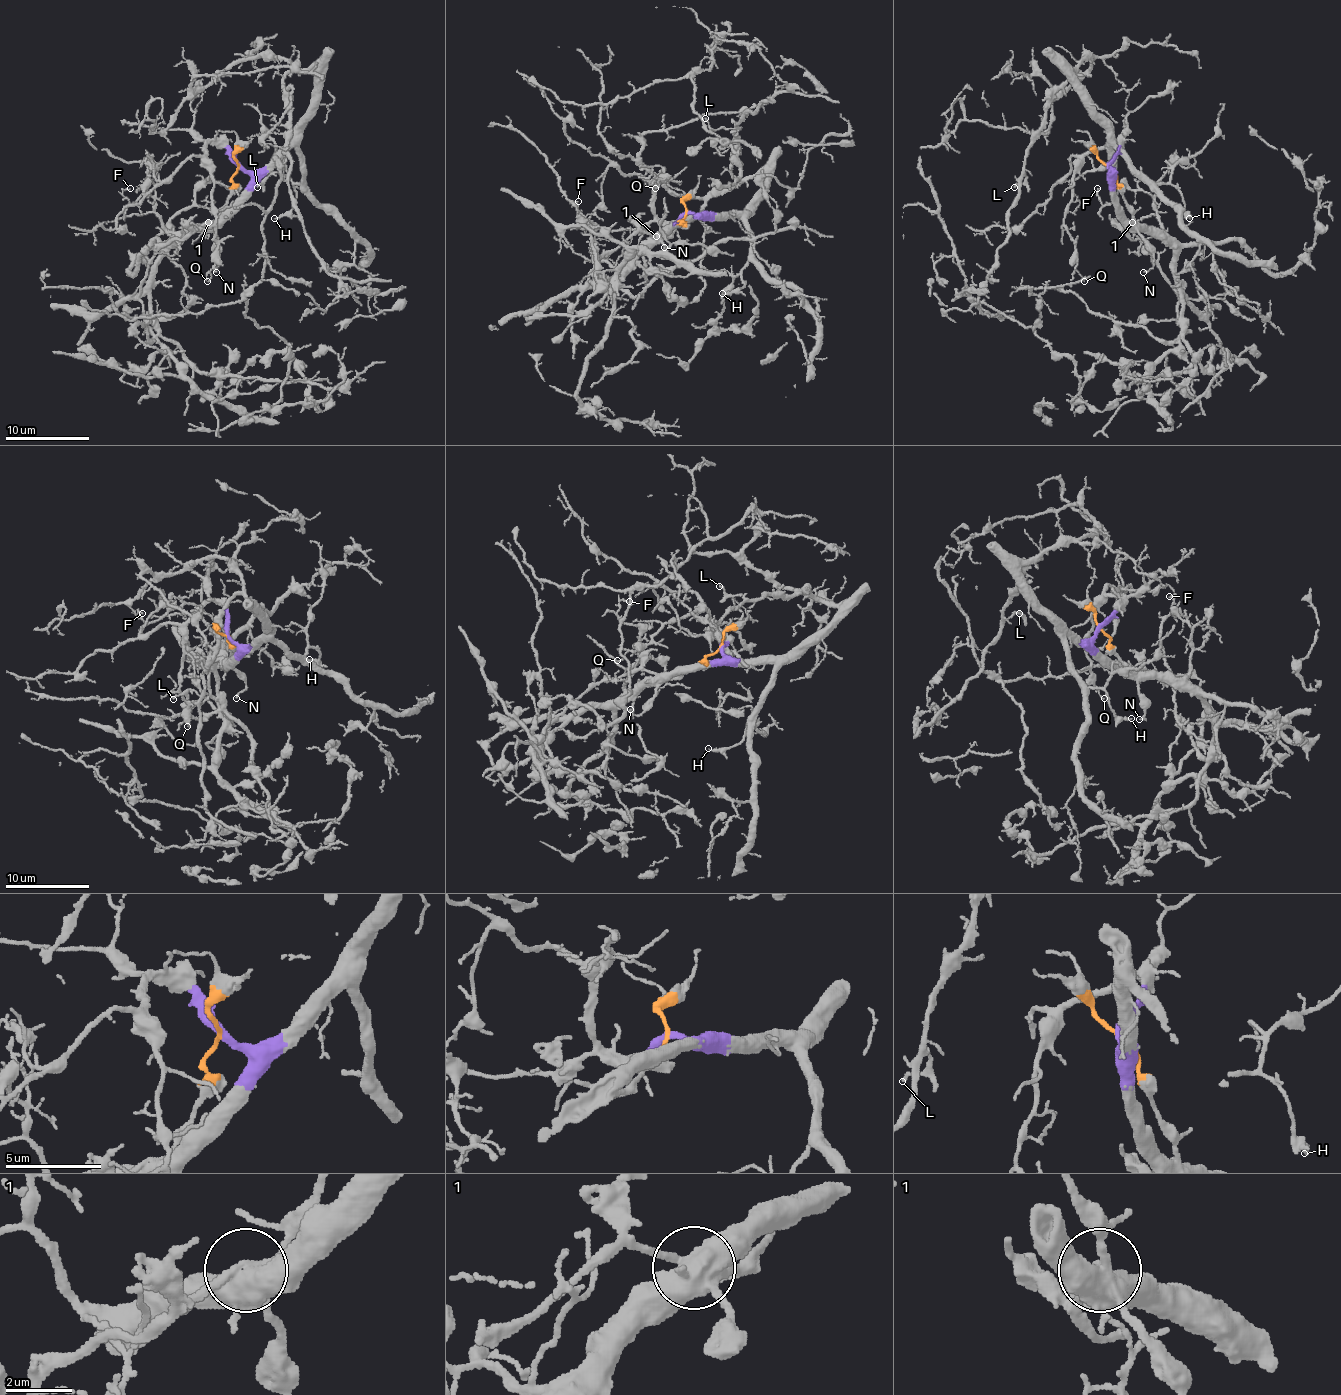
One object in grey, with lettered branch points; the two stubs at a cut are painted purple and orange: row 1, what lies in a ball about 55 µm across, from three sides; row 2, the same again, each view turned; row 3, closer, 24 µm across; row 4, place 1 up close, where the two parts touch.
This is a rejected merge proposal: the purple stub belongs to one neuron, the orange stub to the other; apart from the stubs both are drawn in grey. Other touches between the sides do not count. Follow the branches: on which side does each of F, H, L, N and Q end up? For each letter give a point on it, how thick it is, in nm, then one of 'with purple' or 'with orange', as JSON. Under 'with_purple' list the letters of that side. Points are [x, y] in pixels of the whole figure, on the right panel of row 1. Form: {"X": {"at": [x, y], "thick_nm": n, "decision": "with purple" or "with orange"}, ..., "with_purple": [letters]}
{"F": {"at": [1097, 188], "thick_nm": 130, "decision": "with purple"}, "H": {"at": [1189, 218], "thick_nm": 160, "decision": "with purple"}, "L": {"at": [1014, 187], "thick_nm": 160, "decision": "with purple"}, "N": {"at": [1143, 272], "thick_nm": 140, "decision": "with orange"}, "Q": {"at": [1084, 281], "thick_nm": 110, "decision": "with purple"}, "with_purple": ["F", "H", "L", "Q"]}

